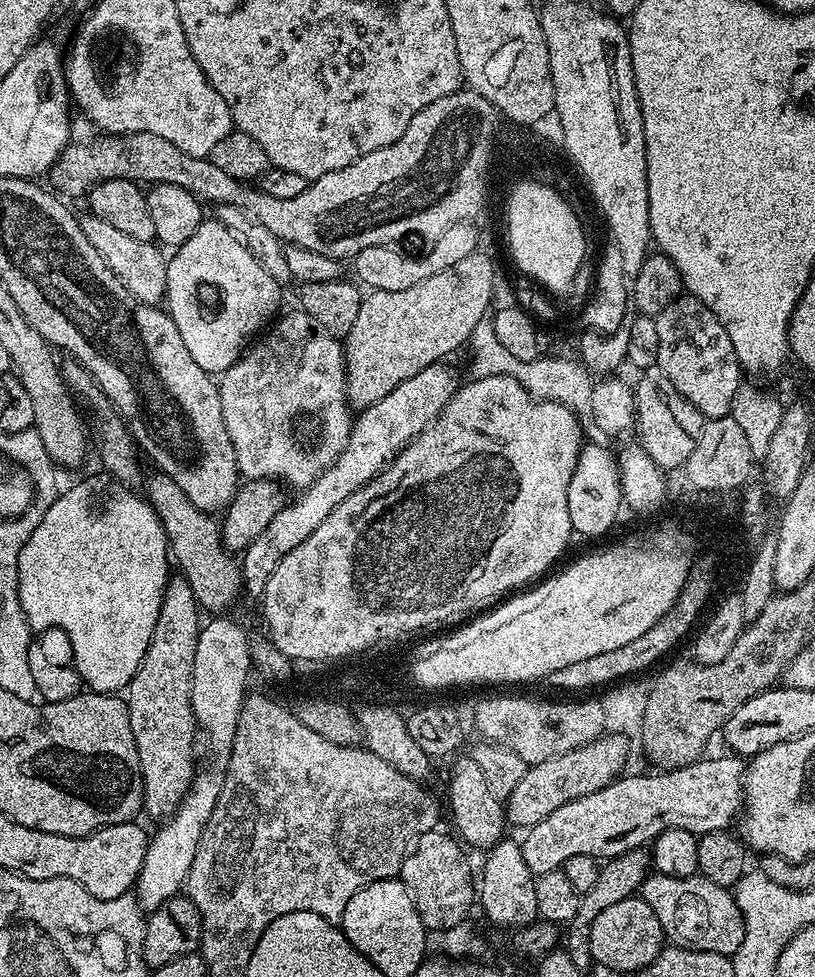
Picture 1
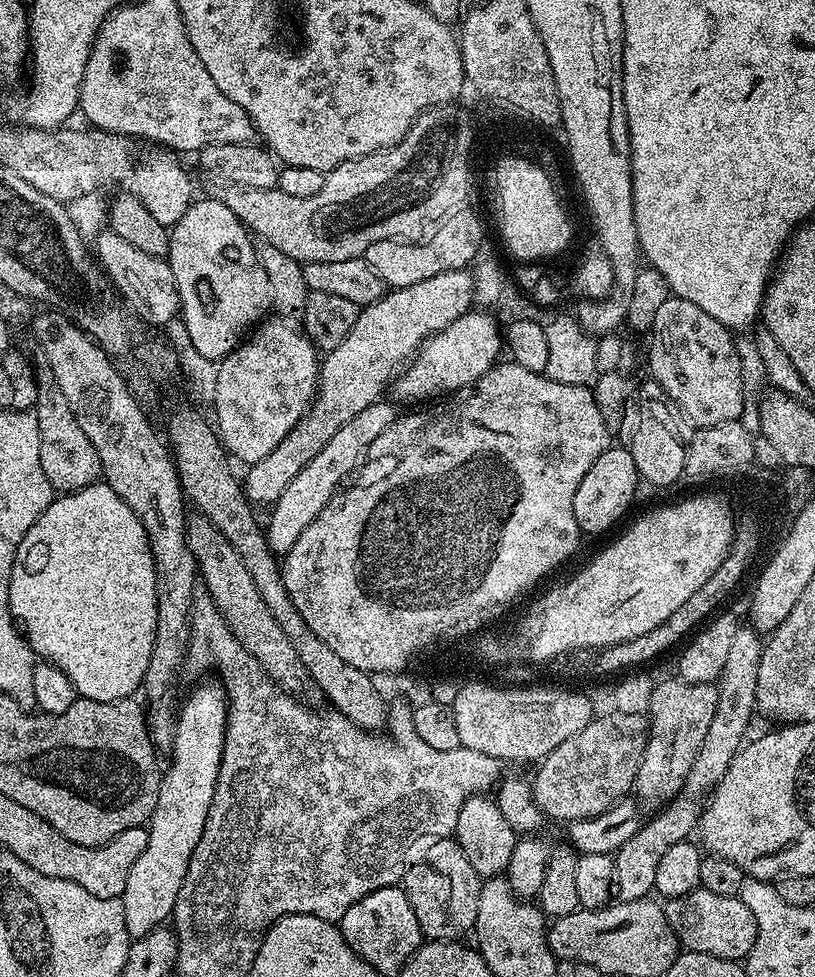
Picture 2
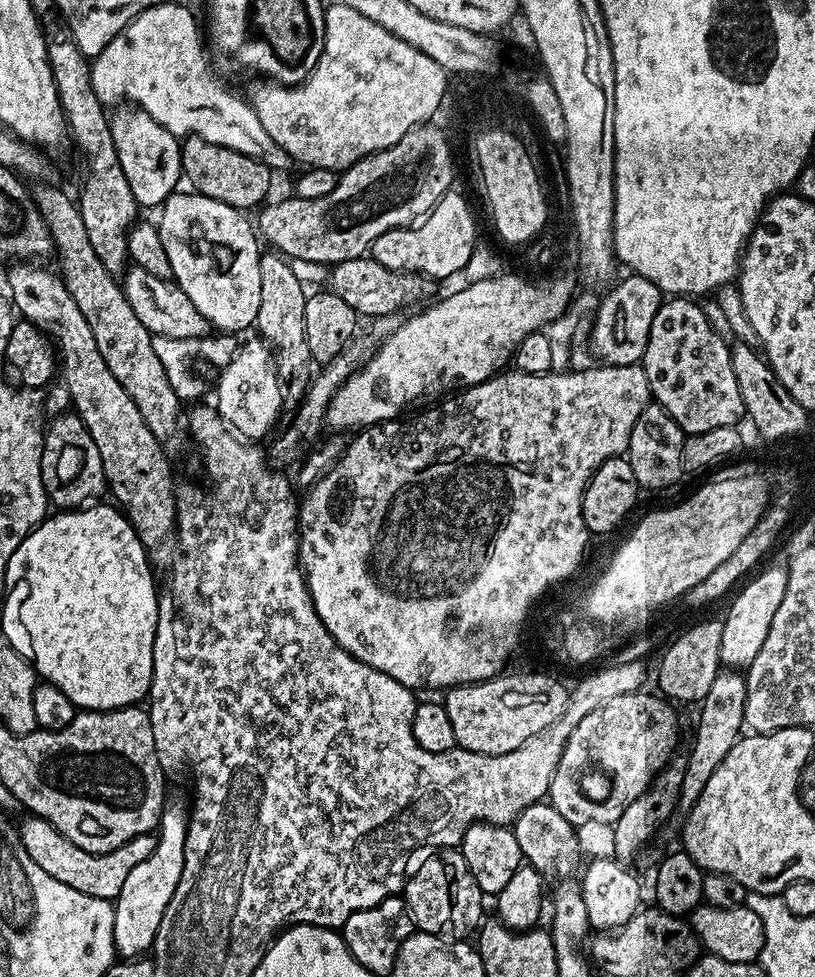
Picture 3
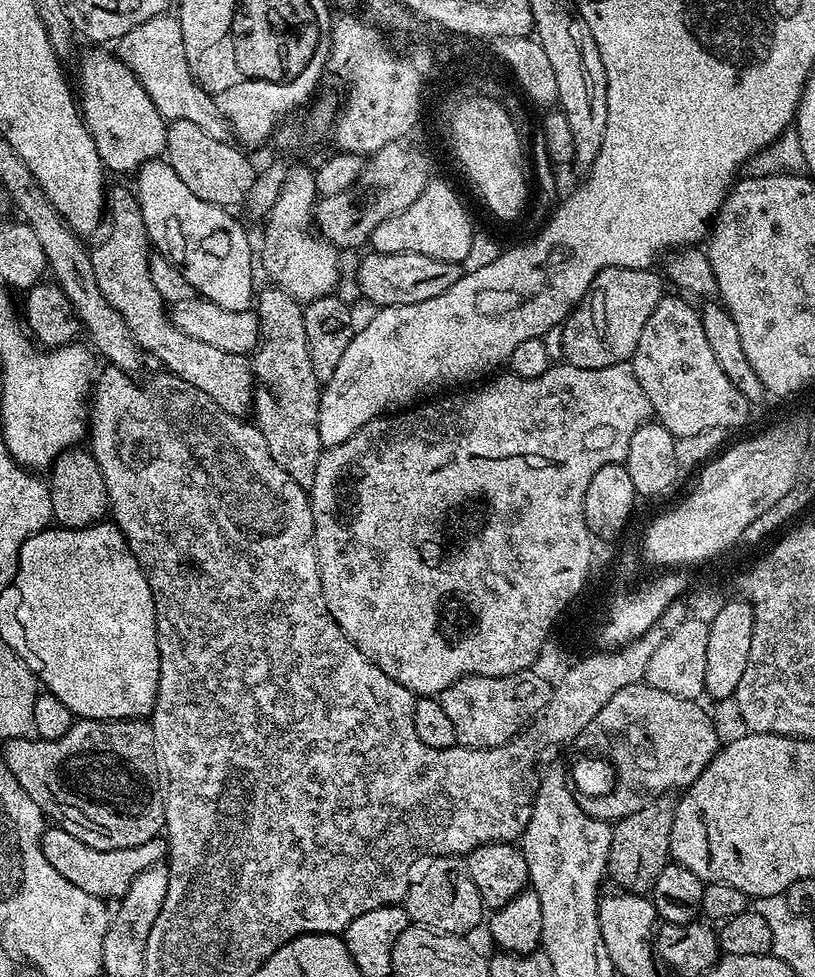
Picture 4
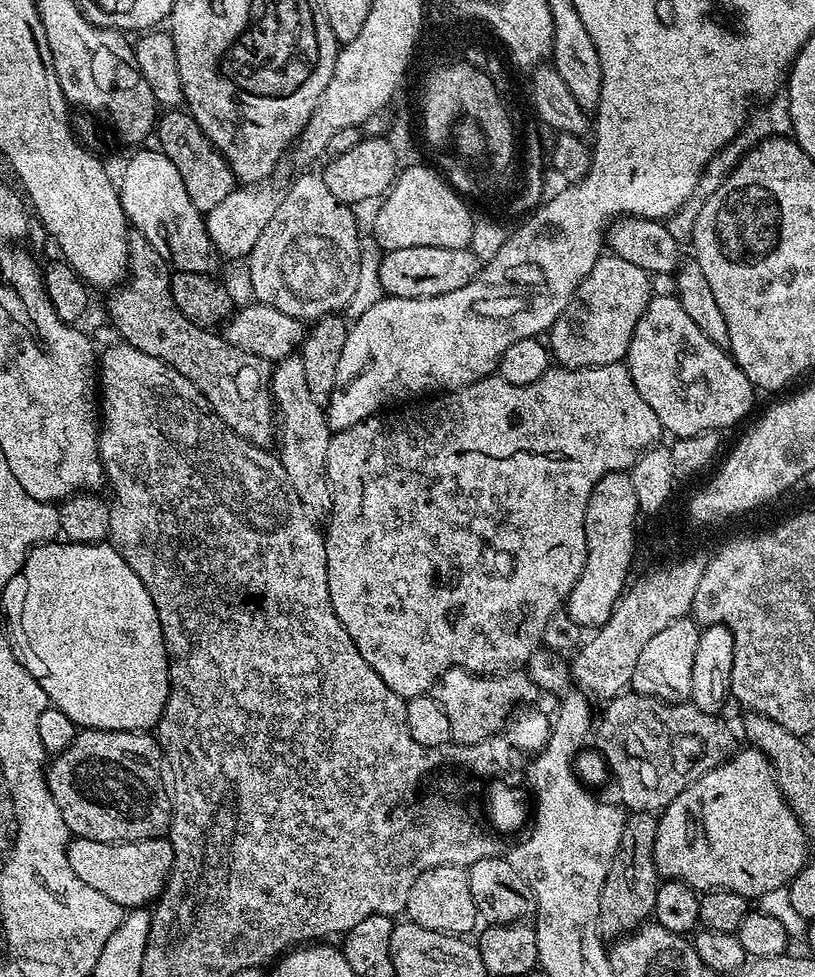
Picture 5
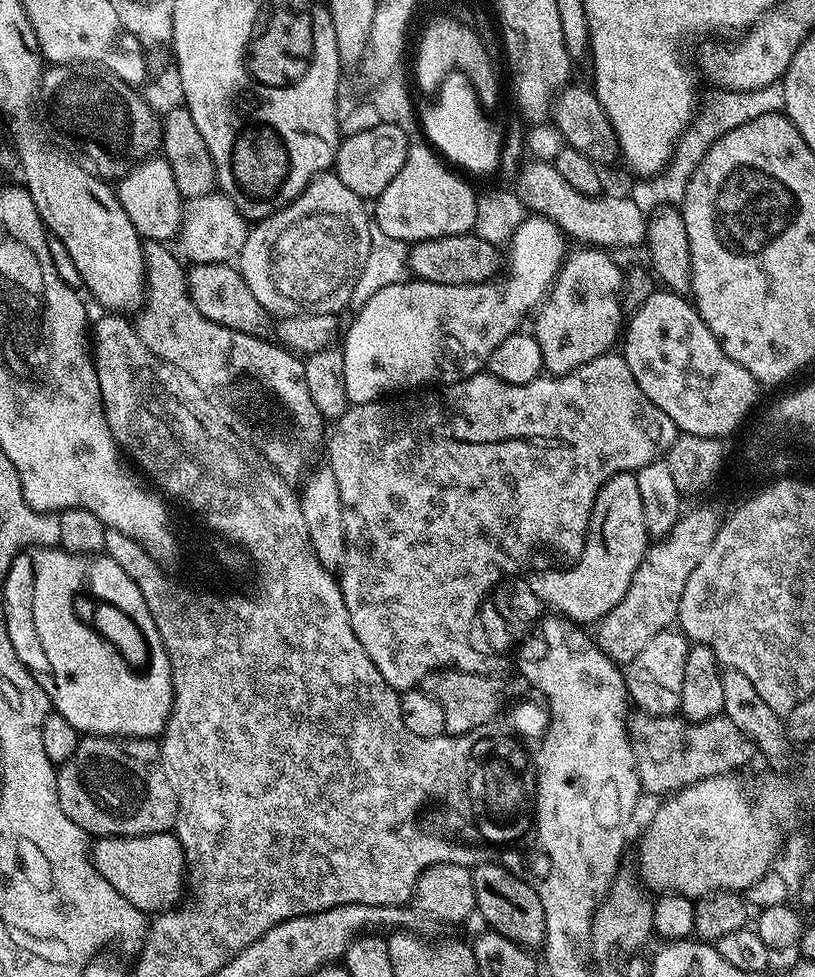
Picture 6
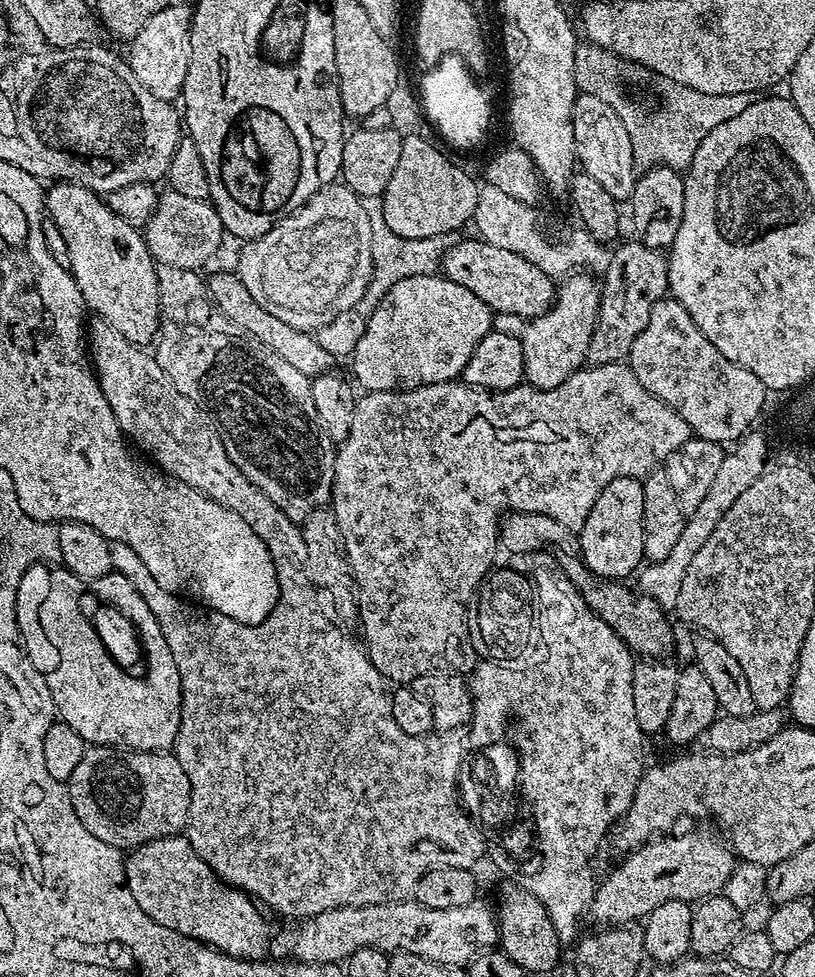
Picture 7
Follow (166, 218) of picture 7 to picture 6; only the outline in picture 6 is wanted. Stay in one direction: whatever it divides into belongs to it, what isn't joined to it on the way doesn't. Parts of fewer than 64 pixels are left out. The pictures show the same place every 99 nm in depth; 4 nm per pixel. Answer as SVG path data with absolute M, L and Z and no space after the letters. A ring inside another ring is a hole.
M217 190L184 204L184 217L180 219L179 251L183 259L192 264L223 264L237 259L250 231L249 221L230 202L230 198Z

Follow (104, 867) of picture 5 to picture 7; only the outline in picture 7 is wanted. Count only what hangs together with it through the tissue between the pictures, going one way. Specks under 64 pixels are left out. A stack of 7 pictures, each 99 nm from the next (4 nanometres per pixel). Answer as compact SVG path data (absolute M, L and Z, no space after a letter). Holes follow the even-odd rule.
M187 835L158 838L131 849L124 862L124 878L138 906L146 910L146 914L150 914L158 926L166 926L166 930L177 932L179 936L211 946L217 952L236 956L240 960L259 961L263 957L260 955L268 948L268 920L260 913L261 905L244 889L234 888L227 881L221 880L194 850Z

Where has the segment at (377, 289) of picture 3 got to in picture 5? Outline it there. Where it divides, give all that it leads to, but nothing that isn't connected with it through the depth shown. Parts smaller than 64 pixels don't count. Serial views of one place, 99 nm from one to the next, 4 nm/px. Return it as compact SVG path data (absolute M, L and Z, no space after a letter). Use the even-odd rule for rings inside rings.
M406 246L380 257L378 278L385 293L400 298L430 298L438 294L450 294L450 290L462 290L478 275L482 262L469 247Z

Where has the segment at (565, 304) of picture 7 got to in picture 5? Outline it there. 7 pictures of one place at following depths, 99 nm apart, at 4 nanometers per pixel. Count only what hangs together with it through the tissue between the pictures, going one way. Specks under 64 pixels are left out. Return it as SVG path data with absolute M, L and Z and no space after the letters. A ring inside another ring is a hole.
M602 254L590 274L577 286L572 301L546 333L550 356L562 368L597 368L621 363L628 355L630 338L638 318L654 295L653 277L626 258Z

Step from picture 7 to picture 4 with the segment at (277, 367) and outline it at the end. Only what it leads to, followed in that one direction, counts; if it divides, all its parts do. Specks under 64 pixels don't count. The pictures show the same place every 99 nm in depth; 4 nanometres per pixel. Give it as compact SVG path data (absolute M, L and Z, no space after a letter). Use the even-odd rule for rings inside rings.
M131 187L116 188L113 192L111 189L106 212L110 219L103 233L104 241L91 249L94 278L98 278L98 290L102 290L102 298L106 298L106 302L110 302L110 306L122 314L126 326L130 326L130 334L135 338L136 345L147 355L149 352L154 359L161 360L163 367L173 376L190 382L190 386L198 386L198 390L214 398L214 402L218 402L226 414L247 417L254 404L254 373L249 357L230 354L226 350L214 350L214 346L207 342L190 338L190 334L182 331L166 315L166 303L158 290L154 290L154 282L150 280L150 239L135 191Z

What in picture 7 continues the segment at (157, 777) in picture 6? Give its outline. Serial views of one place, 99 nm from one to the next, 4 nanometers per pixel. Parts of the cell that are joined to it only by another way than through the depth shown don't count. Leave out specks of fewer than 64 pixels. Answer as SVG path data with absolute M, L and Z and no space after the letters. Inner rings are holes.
M120 746L85 747L82 762L66 787L82 826L110 846L131 850L141 844L179 836L187 829L192 787L182 762L168 750L142 752Z

